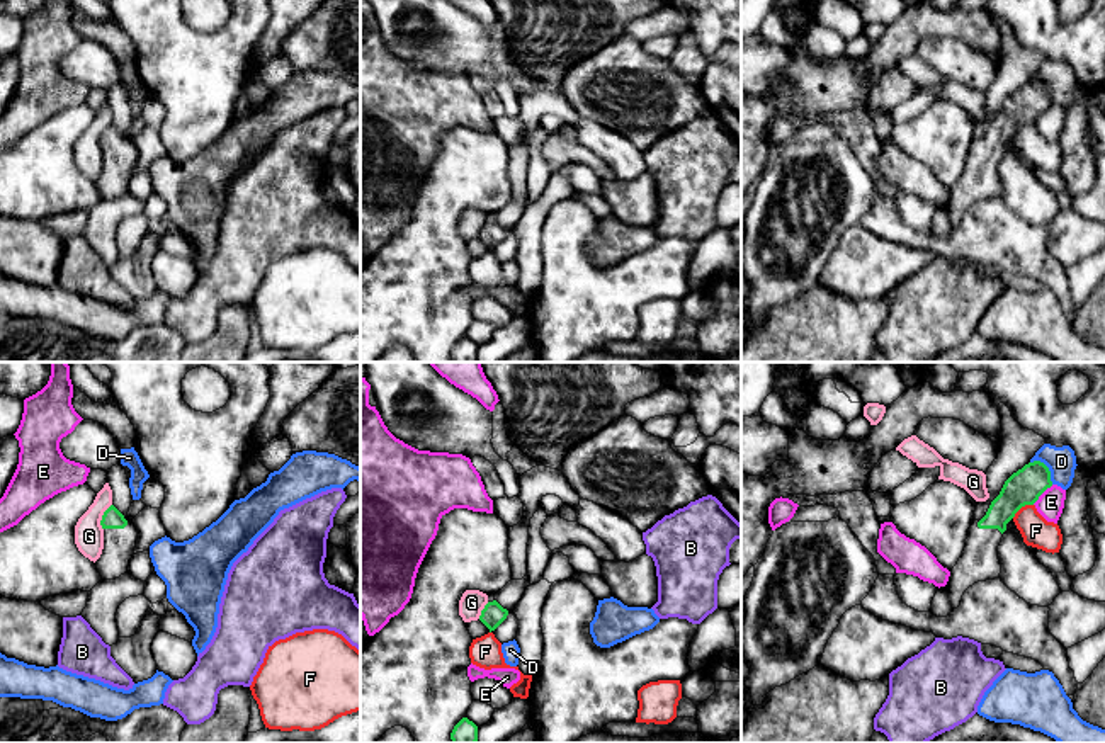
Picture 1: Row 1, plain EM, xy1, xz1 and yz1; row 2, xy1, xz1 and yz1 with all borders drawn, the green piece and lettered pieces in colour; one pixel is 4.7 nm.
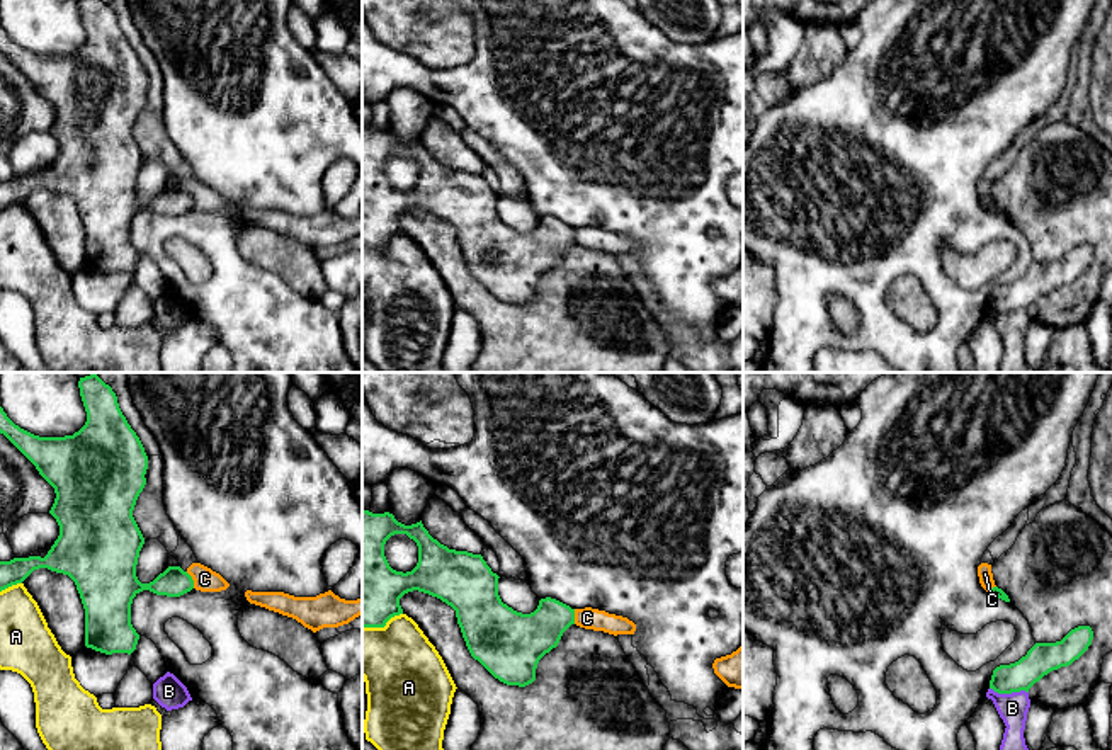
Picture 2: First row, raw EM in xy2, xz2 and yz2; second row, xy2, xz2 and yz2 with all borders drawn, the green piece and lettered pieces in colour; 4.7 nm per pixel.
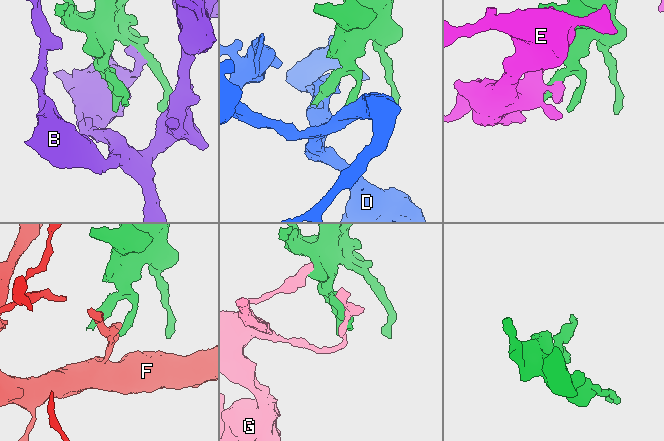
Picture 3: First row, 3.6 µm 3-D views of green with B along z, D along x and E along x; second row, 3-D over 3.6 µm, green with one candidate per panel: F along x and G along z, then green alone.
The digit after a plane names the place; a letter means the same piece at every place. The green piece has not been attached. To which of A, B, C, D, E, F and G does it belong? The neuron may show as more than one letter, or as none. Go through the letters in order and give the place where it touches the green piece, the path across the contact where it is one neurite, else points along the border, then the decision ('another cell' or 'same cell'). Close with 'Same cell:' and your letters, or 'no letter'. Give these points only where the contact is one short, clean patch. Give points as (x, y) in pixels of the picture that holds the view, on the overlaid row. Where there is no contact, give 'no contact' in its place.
A: xy2 (11, 585) | another cell
B: yz2 (1009, 693) | along yz2 (990, 687), (998, 693), (1027, 693) | another cell
C: xy2 (192, 580) | along xy2 (186, 572), (194, 587) | another cell
D: yz1 (1048, 468) | along yz1 (1031, 461), (1041, 461), (1048, 468), (1053, 483) | another cell
E: yz1 (1042, 492) | another cell
F: yz1 (1022, 505) | along yz1 (1032, 504), (1025, 504), (1012, 517) | another cell
G: xy1 (102, 517) | another cell
Same cell: no letter

